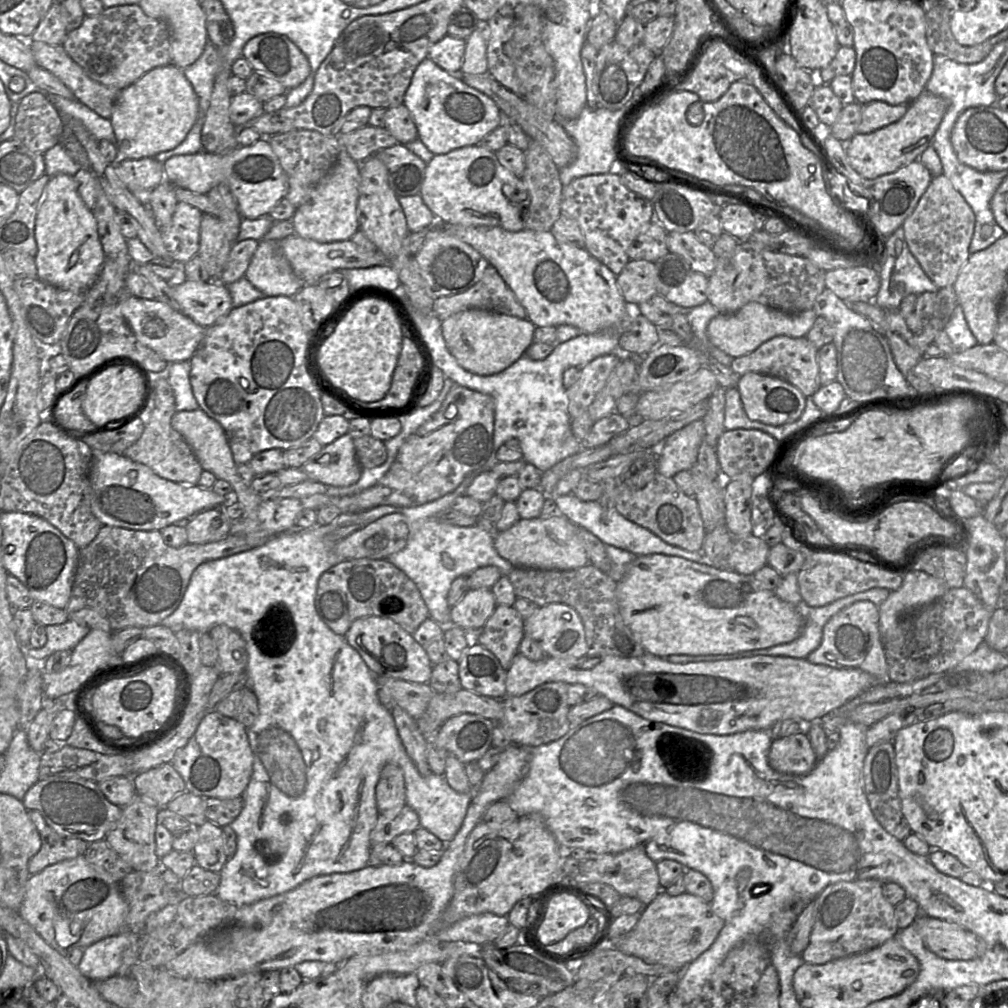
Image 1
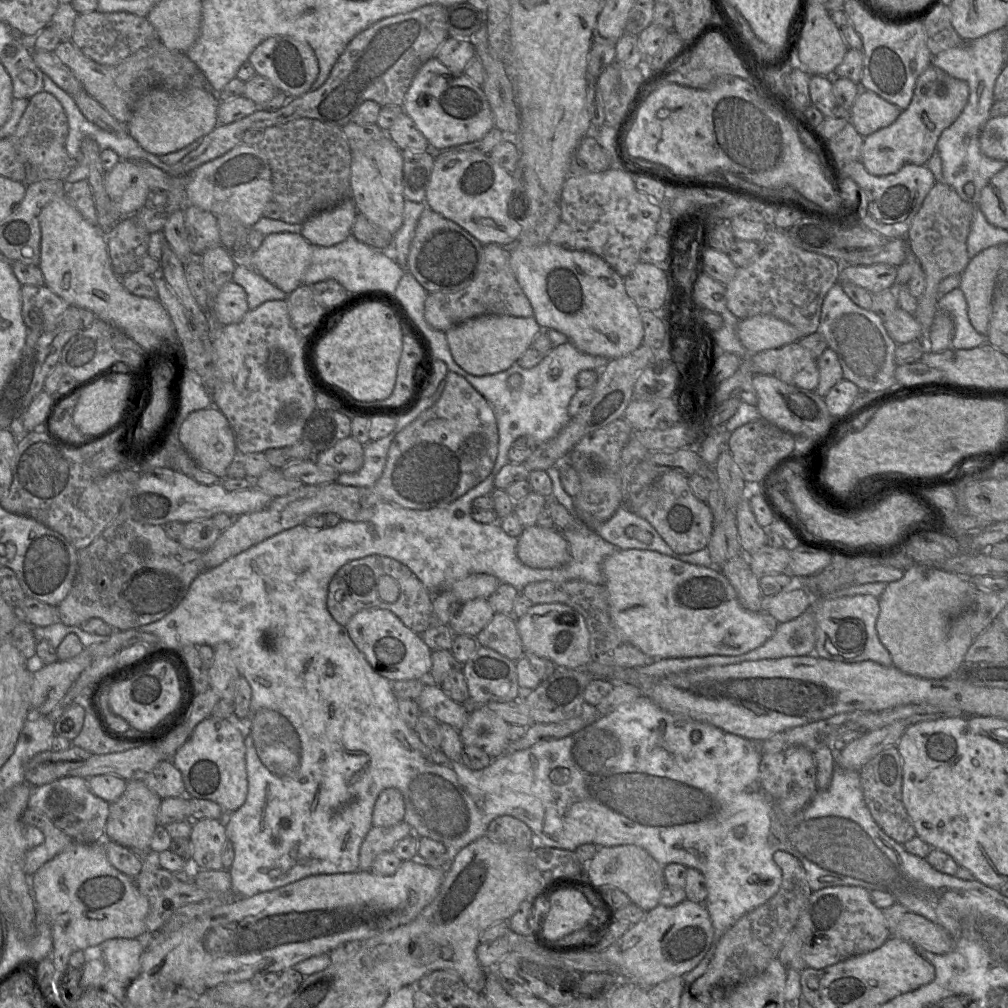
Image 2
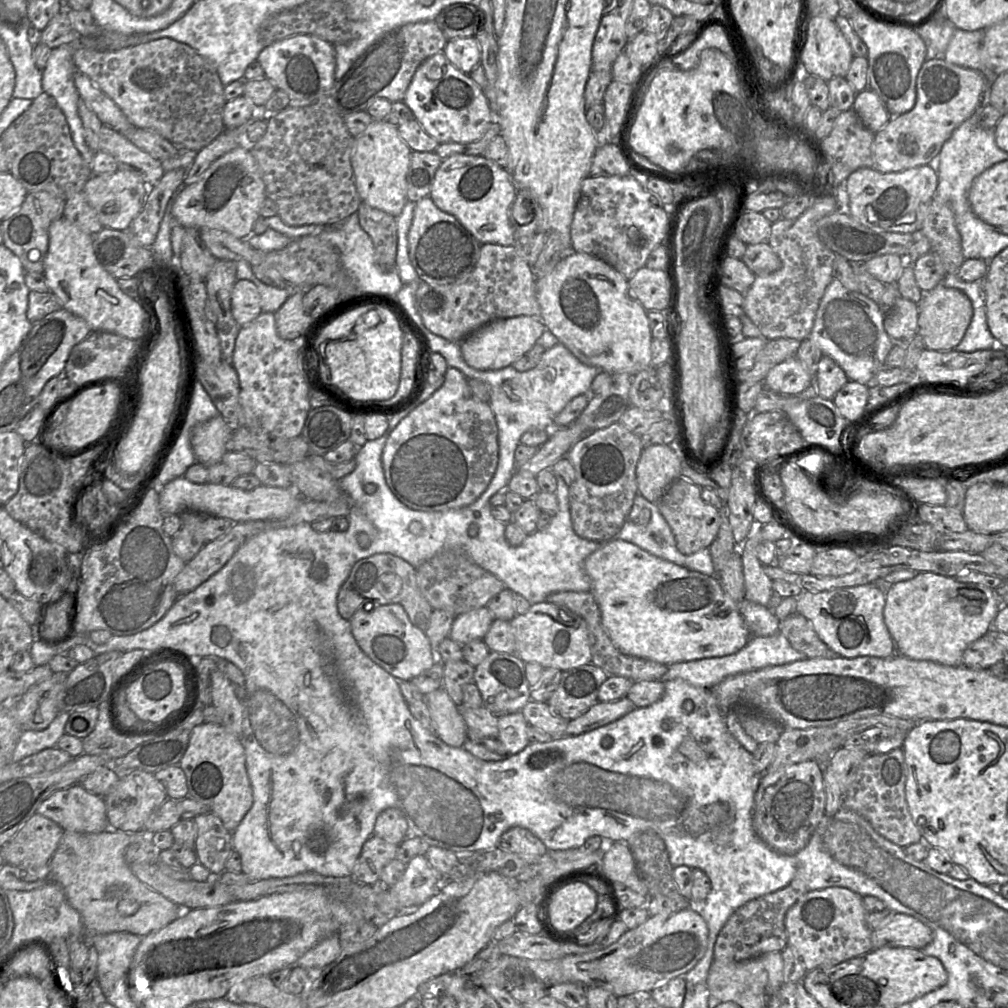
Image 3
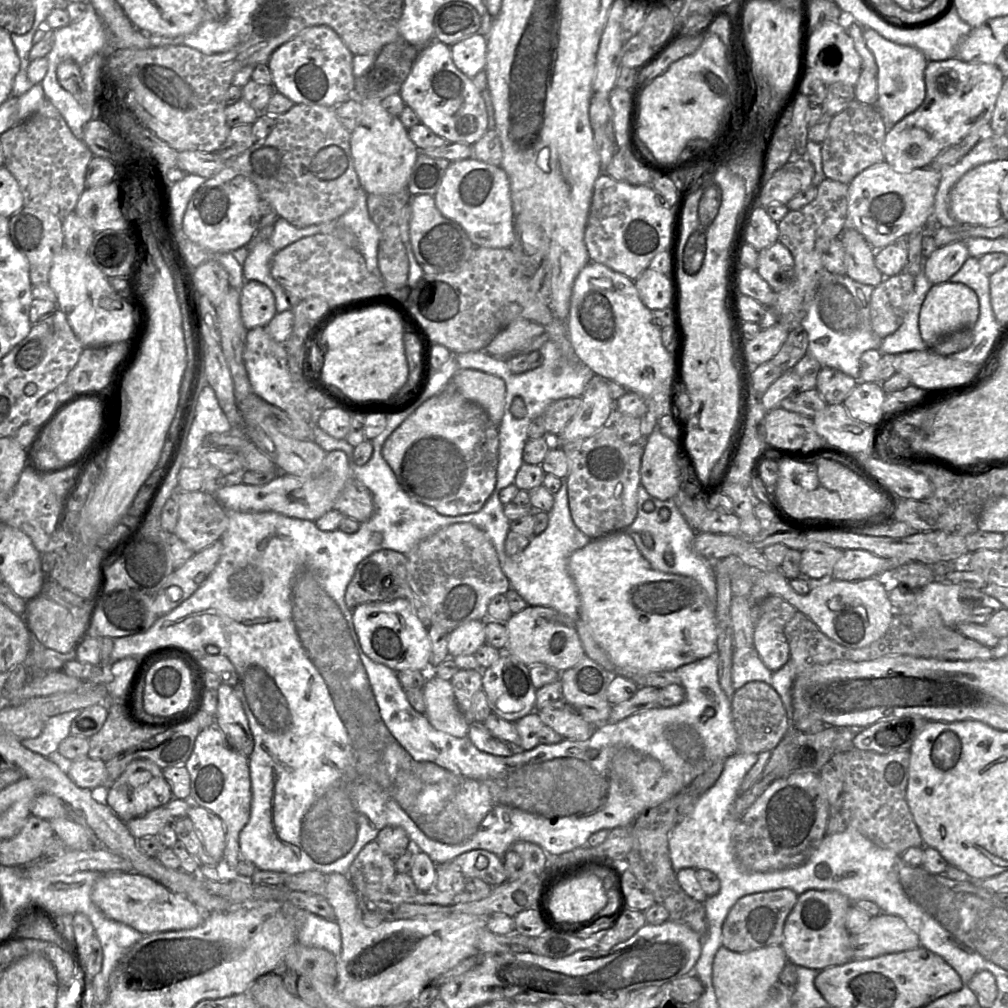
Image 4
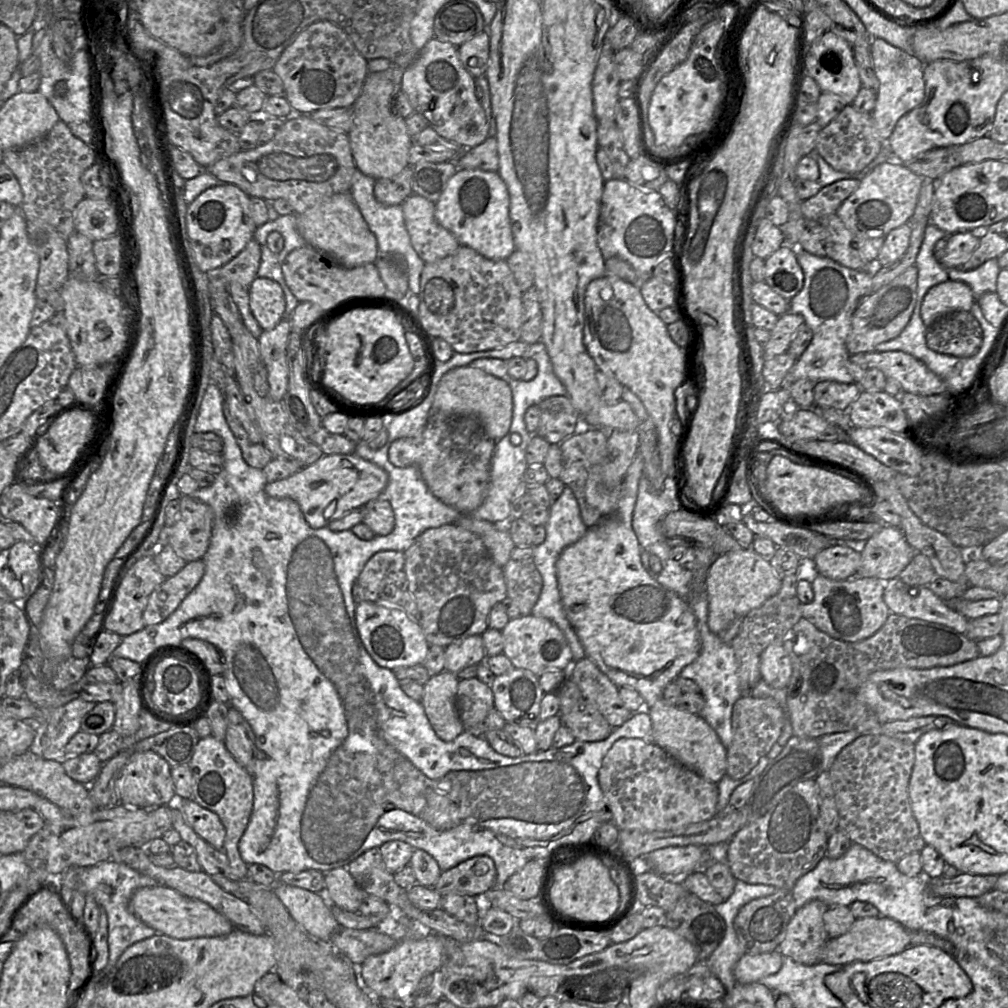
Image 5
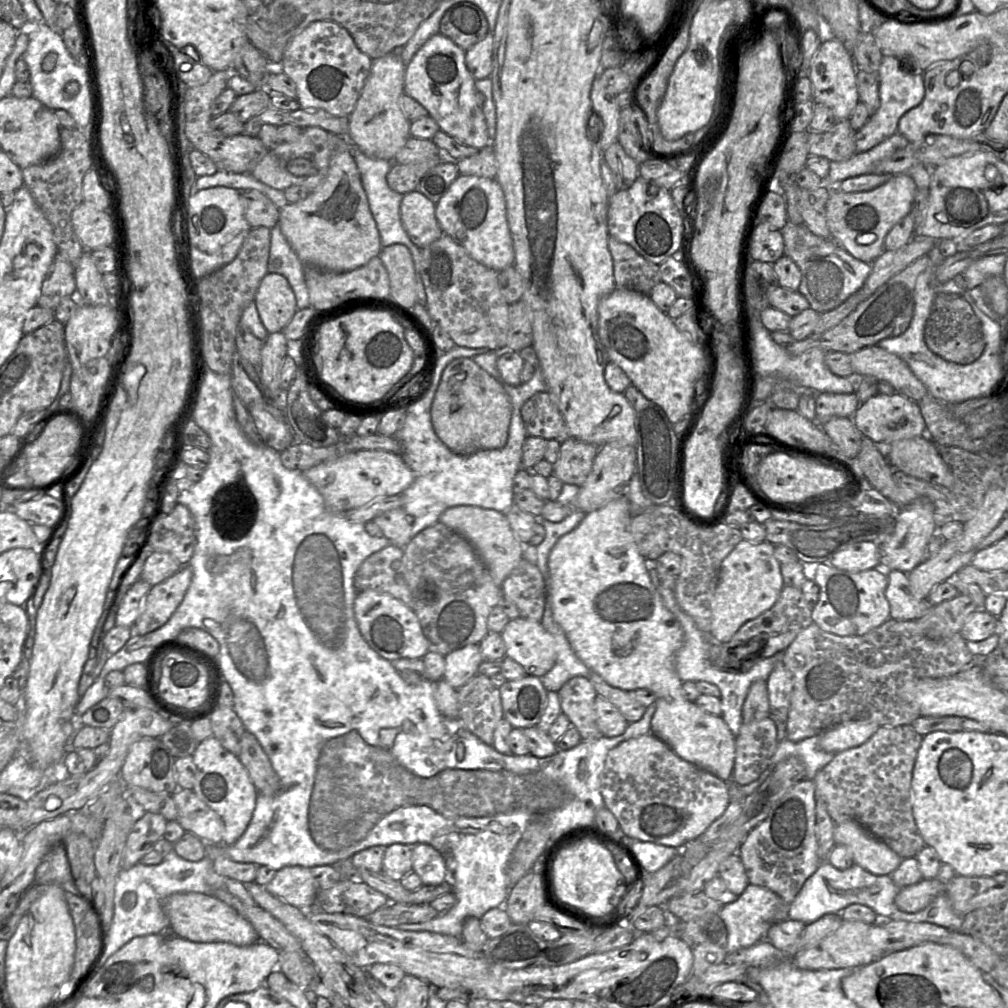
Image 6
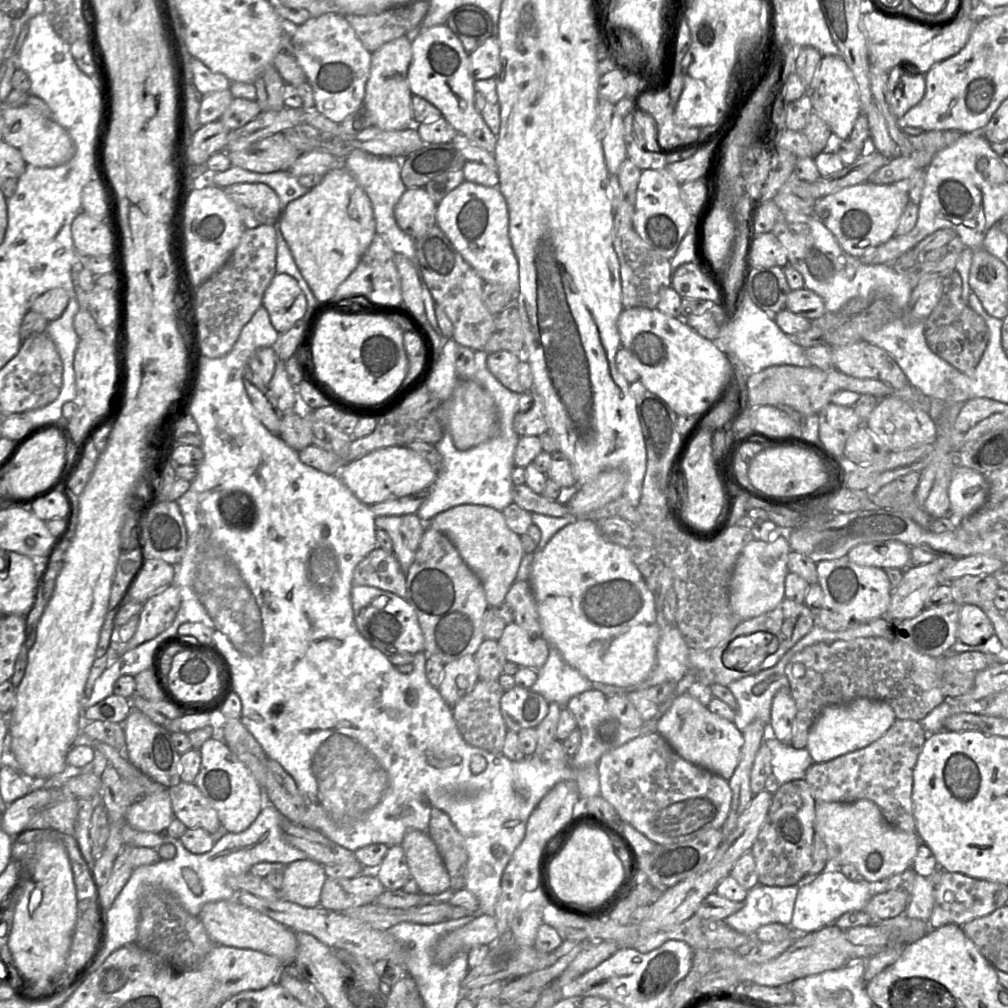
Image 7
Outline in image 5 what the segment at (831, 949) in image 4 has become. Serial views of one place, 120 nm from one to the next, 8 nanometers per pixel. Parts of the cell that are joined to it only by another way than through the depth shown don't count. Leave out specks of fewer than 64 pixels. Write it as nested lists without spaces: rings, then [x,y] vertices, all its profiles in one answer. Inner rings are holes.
[[[812,900],[798,908],[778,946],[780,953],[804,965],[822,962],[822,949],[829,939],[823,916],[829,908],[820,900]]]

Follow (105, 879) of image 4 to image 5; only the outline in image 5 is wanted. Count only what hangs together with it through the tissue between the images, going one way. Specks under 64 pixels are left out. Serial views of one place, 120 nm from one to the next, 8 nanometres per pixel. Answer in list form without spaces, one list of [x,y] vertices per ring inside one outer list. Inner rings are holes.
[[[159,883],[136,890],[130,901],[130,908],[142,922],[155,929],[157,933],[177,939],[225,936],[235,929],[225,916],[209,904],[182,895]]]

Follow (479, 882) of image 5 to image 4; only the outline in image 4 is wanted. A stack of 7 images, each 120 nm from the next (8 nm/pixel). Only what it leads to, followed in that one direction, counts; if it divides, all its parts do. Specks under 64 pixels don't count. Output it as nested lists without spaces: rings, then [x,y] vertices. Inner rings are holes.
[[[474,849],[462,853],[452,862],[459,867],[465,878],[479,878],[491,886],[501,885],[508,880],[503,859],[484,849]]]

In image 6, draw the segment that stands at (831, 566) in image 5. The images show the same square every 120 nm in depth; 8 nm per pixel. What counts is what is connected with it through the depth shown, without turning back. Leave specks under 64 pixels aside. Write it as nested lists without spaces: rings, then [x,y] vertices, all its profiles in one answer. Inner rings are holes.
[[[863,541],[837,552],[830,564],[841,570],[860,572],[879,567],[880,560],[880,545],[873,541]]]

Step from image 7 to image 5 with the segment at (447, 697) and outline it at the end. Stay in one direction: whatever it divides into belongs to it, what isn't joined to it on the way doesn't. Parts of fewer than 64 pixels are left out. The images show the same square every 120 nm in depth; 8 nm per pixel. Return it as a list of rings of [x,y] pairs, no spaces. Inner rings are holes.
[[[472,635],[445,647],[445,670],[458,674],[464,668],[486,659],[482,635]]]

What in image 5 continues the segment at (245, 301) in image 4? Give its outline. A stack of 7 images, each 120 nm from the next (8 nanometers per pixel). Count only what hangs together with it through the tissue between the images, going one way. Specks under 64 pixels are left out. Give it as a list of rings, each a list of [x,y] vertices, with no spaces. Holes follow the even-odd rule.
[[[256,277],[248,287],[249,307],[262,330],[271,330],[284,318],[285,297],[274,280]]]

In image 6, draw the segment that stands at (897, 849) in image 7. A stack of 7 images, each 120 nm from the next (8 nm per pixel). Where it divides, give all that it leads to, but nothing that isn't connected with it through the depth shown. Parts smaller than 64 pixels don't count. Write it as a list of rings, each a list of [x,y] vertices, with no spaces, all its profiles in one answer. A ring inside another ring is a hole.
[[[854,820],[835,824],[833,836],[835,844],[849,848],[855,864],[874,875],[891,875],[903,860]]]

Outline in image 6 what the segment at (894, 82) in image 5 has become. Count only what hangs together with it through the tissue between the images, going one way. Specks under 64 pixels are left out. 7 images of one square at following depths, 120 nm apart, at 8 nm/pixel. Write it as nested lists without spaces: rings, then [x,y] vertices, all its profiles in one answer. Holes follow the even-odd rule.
[[[883,55],[878,71],[880,106],[878,110],[870,116],[864,126],[856,132],[855,148],[856,153],[867,151],[888,137],[898,132],[900,118],[910,109],[918,106],[925,96],[923,74],[911,74],[903,71],[902,61],[908,64],[905,68],[911,69],[910,60],[898,59],[895,56]]]

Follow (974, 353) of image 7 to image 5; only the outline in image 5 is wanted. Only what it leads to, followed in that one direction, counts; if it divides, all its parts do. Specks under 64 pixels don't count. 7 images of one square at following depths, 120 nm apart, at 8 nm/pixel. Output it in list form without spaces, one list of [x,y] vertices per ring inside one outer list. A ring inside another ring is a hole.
[[[970,311],[948,313],[926,329],[926,344],[931,350],[955,357],[975,355],[982,341],[982,328]]]

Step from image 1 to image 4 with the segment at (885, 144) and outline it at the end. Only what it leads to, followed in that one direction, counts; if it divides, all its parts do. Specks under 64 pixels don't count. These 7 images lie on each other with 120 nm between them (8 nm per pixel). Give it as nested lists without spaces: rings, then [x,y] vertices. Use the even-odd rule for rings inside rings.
[[[958,58],[928,61],[923,103],[893,126],[884,144],[884,161],[897,172],[929,167],[946,148],[958,143],[973,128],[989,128],[1005,77],[992,64],[970,64]]]

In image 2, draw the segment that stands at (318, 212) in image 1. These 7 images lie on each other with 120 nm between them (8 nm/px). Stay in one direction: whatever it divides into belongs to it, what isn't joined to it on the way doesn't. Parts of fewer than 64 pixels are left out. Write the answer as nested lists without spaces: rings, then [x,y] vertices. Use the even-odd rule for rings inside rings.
[[[351,197],[333,209],[307,219],[300,234],[312,245],[330,247],[344,241],[351,233],[358,210]]]

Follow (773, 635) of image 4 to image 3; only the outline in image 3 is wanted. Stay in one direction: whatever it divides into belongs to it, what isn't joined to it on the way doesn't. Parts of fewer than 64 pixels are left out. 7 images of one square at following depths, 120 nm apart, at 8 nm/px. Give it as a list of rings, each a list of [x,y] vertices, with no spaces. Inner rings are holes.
[[[744,599],[738,606],[752,637],[768,637],[780,630],[780,621],[773,609]]]

